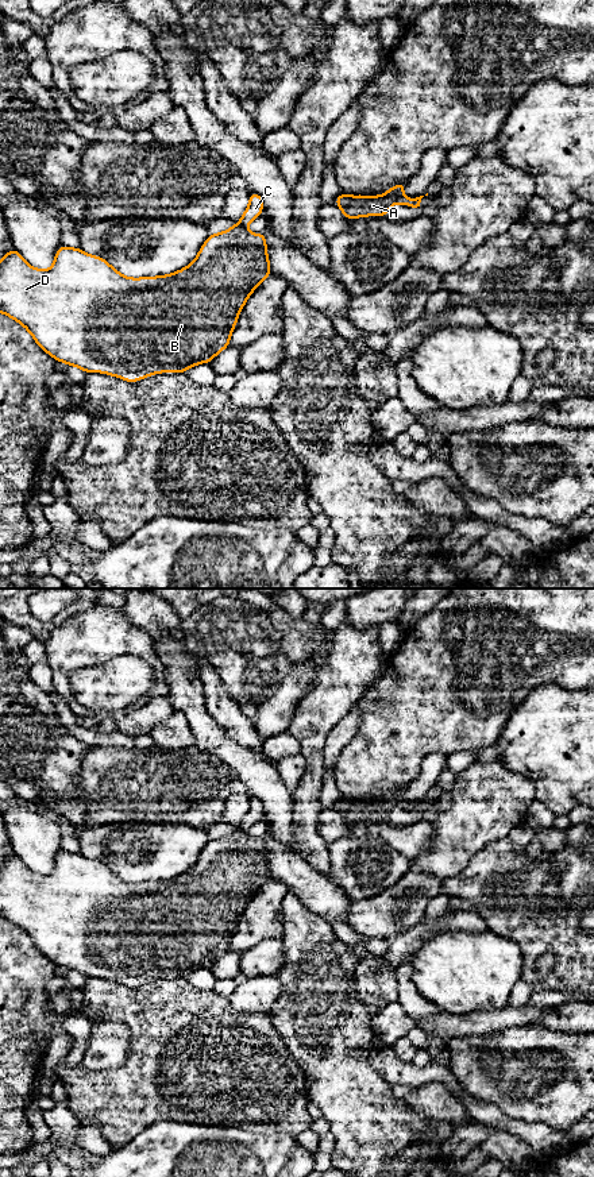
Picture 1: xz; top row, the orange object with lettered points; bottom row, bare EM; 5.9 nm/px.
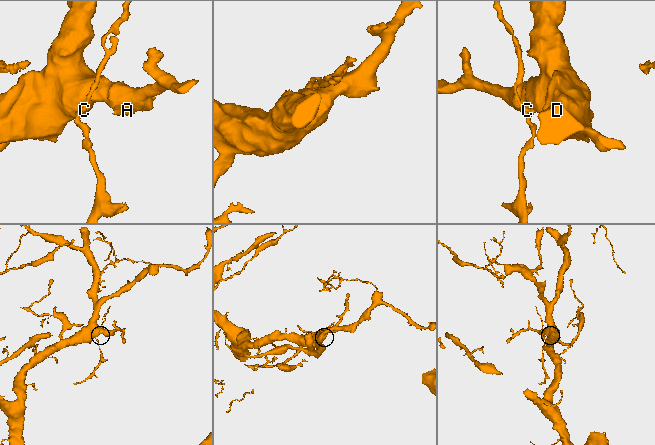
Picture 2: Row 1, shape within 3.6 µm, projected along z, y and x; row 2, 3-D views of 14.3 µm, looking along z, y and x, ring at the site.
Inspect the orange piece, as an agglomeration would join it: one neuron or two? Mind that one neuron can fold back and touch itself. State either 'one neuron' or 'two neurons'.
two neurons

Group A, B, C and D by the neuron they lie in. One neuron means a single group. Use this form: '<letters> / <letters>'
A B D / C

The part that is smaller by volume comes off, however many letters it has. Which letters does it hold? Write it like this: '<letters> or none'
C

